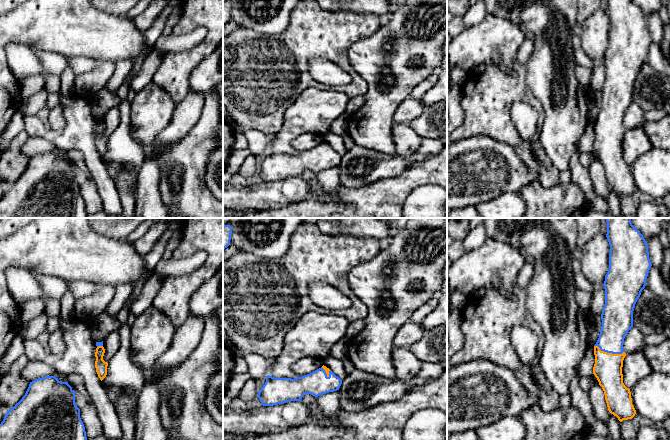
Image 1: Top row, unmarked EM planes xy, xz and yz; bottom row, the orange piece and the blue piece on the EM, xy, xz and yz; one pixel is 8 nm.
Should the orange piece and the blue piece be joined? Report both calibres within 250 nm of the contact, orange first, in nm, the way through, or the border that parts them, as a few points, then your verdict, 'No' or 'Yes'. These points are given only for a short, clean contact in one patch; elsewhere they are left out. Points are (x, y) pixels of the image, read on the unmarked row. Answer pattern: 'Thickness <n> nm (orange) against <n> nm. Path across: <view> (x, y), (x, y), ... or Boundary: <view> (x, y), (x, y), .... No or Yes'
Thickness 220 nm (orange) against 240 nm. Yes

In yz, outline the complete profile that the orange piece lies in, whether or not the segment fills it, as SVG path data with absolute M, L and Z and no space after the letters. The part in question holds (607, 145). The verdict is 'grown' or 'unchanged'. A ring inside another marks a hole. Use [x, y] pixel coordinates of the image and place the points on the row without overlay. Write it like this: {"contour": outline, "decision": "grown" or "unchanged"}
{"contour": "M607 0L610 21L609 46L605 52L605 80L602 86L602 102L599 114L594 121L595 140L593 150L605 171L608 186L620 198L632 195L636 186L632 180L631 168L623 159L624 114L633 103L633 87L652 42L649 35L648 20L643 11L632 0Z", "decision": "grown"}

